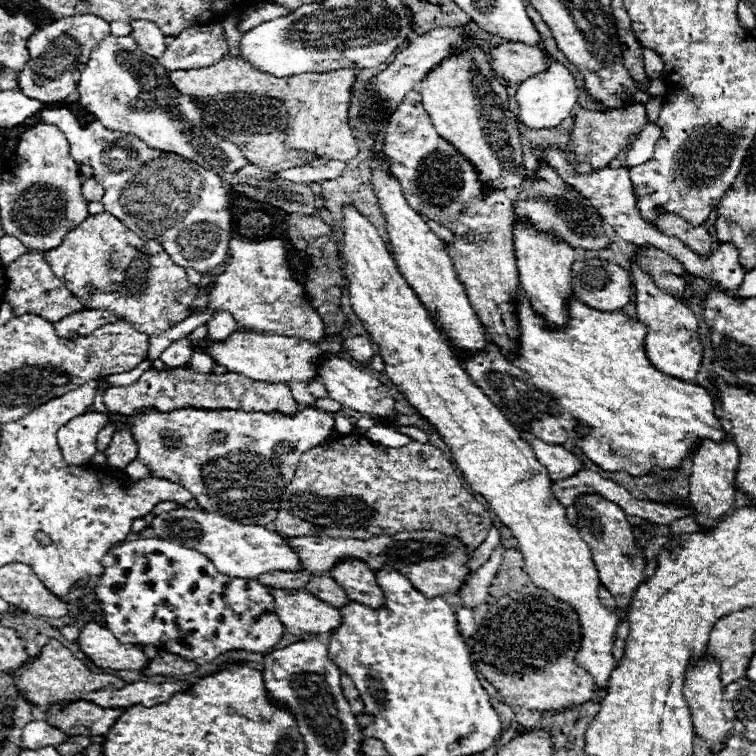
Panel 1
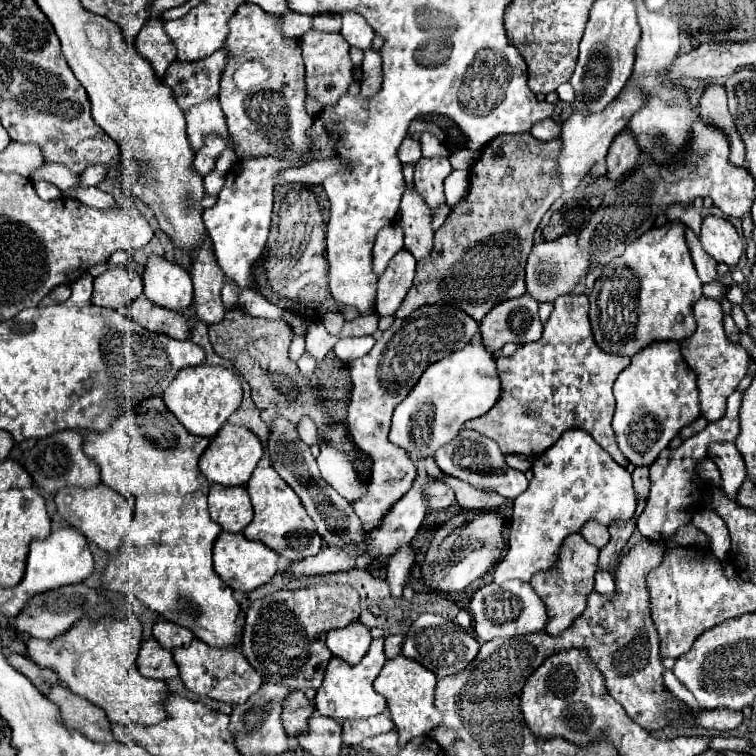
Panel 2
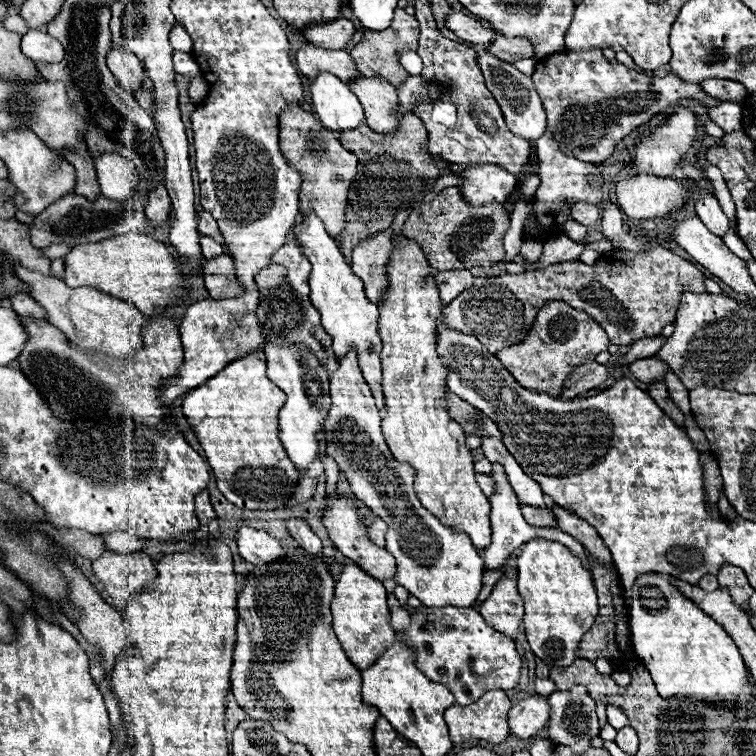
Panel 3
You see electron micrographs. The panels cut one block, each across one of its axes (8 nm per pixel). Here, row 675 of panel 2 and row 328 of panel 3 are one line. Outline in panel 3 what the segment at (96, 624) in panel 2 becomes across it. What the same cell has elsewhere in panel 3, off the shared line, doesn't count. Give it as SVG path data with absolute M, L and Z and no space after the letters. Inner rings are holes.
M14 262L14 272L30 286L30 296L46 310L46 322L64 332L76 346L106 352L120 360L130 358L142 346L142 326L146 324L146 316L130 302L122 302L96 288L68 288L62 280L30 272L18 262Z

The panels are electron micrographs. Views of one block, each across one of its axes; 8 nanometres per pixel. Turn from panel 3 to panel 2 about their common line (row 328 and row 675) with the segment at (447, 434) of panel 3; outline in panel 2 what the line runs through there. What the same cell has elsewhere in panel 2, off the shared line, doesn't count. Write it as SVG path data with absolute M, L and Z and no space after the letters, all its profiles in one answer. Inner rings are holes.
M398 654L392 660L386 660L378 678L374 680L374 690L386 698L390 718L396 724L396 732L400 734L400 746L410 742L416 736L428 734L432 728L440 726L438 710L434 708L434 692L436 692L436 674L424 668L422 664Z

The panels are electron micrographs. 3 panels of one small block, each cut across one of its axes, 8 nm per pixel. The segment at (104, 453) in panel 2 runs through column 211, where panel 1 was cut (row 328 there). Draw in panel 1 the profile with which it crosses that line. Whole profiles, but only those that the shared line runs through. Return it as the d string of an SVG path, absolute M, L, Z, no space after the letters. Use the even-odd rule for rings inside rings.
M574 292L566 306L570 306L568 324L550 328L544 318L532 310L528 298L514 298L514 314L520 334L518 352L512 358L504 358L492 340L486 348L474 354L458 352L450 346L460 366L472 380L476 380L476 384L480 384L480 388L484 388L484 392L488 392L488 398L500 412L504 412L504 416L508 416L508 420L512 420L512 424L530 430L548 444L582 448L582 452L586 452L586 456L602 470L626 470L632 476L676 468L682 458L690 456L702 438L724 440L722 424L714 418L714 400L710 392L702 386L666 376L650 364L644 350L646 328L642 322L632 320L622 312L602 312L584 306Z

